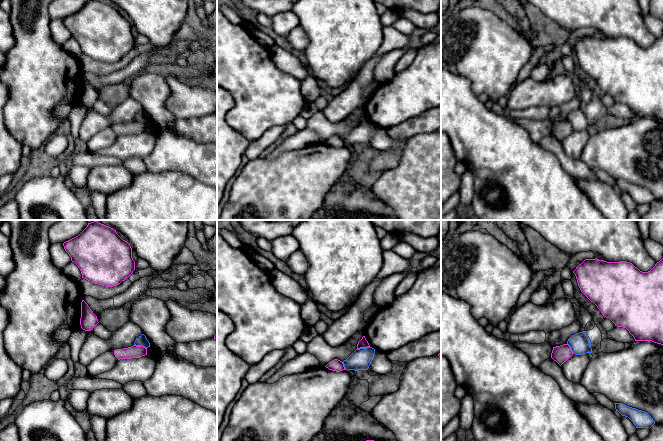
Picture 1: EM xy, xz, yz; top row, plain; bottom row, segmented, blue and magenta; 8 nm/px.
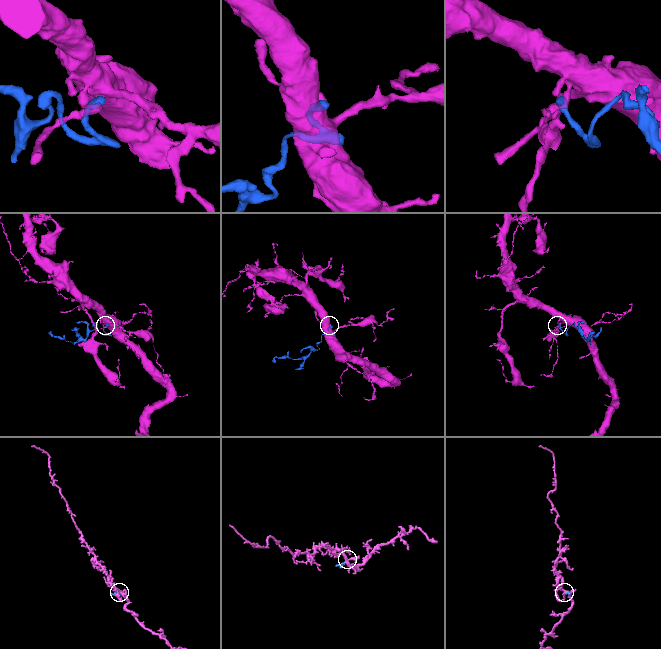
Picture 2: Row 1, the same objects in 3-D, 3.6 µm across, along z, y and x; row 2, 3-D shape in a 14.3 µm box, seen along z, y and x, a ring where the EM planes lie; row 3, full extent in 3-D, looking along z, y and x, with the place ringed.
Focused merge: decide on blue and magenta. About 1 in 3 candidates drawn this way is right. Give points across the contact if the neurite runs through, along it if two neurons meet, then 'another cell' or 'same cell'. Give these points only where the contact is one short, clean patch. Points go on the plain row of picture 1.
along xy (134, 120), (146, 124) | another cell

